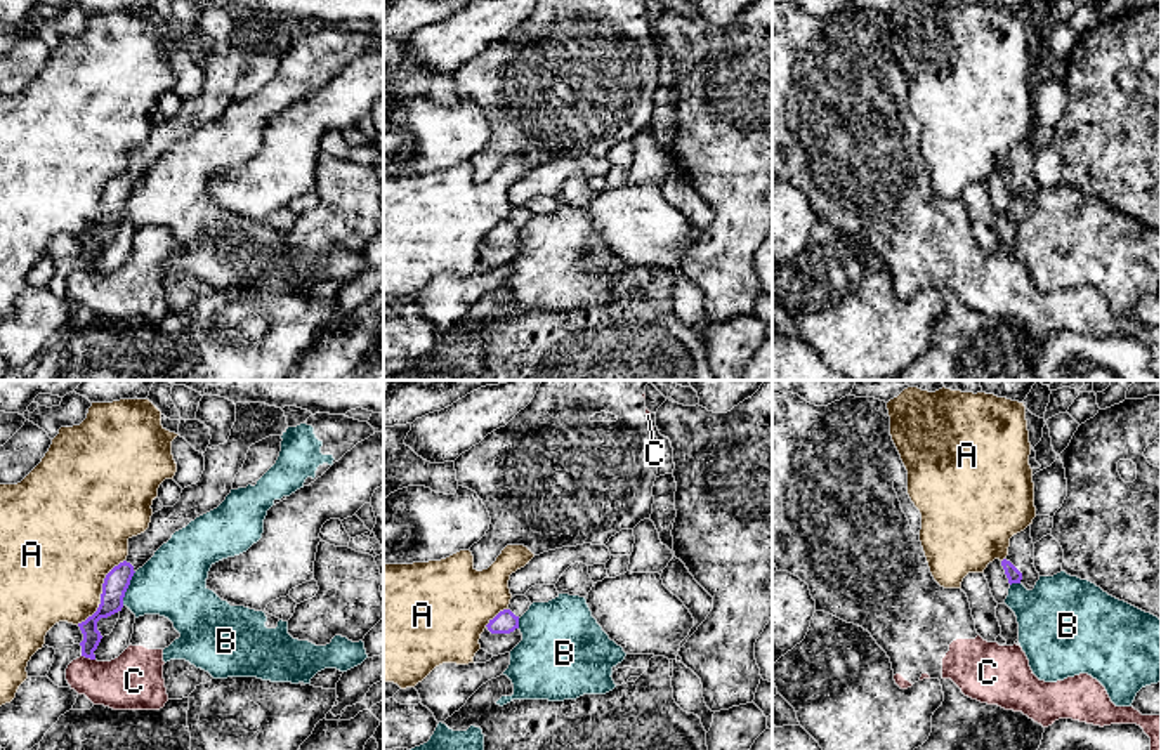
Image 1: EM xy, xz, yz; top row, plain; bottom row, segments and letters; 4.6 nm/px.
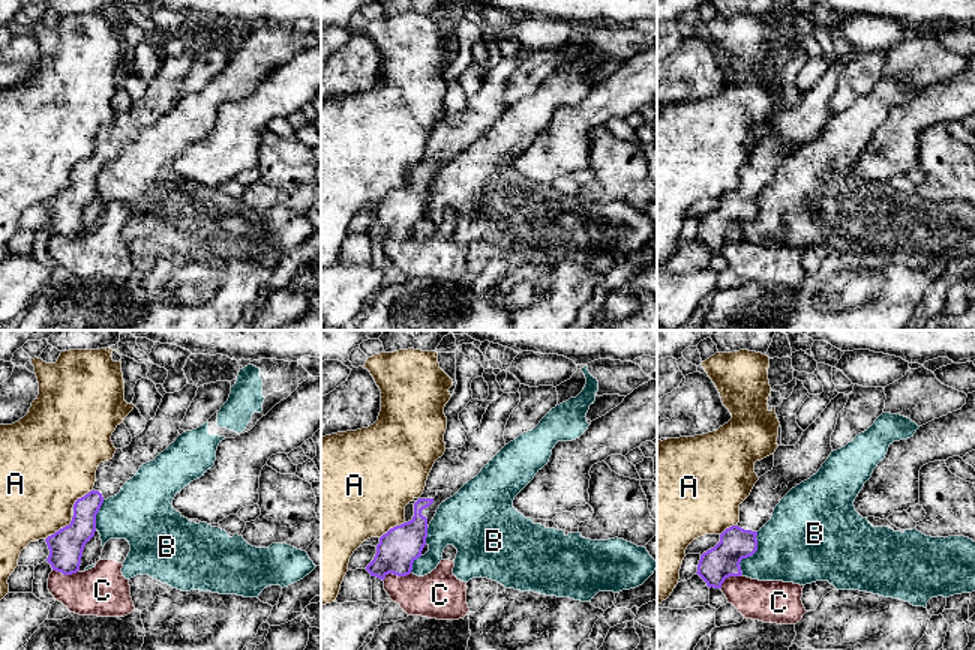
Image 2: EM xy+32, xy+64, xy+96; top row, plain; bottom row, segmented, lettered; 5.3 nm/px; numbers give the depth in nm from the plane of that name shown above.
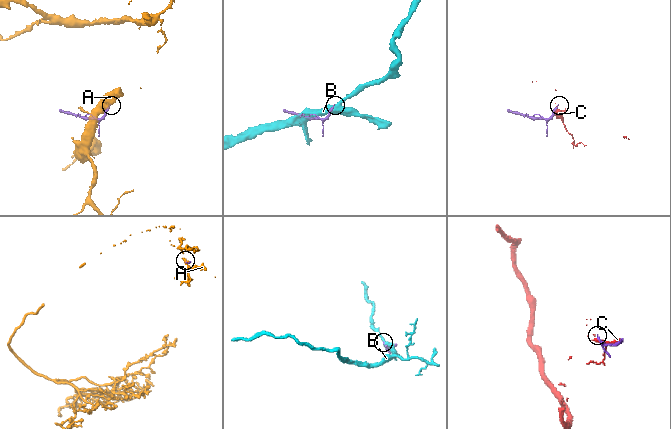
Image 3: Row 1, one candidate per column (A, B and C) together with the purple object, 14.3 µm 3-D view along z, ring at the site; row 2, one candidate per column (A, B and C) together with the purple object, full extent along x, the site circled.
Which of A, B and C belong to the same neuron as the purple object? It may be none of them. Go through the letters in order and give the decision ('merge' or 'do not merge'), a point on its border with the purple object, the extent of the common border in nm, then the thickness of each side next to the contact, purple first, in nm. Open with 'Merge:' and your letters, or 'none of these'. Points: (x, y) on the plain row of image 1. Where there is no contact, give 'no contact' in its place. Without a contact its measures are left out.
Merge: none of these
A: do not merge; contact xy (101, 205); length 380 nm; calibres 120 and 480 nm
B: do not merge; contact xy (127, 198); length 170 nm; calibres 120 and 320 nm
C: do not merge; contact xy (89, 268); length 70 nm; calibres 90 and 280 nm

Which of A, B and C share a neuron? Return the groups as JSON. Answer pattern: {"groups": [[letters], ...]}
{"groups": [["A"], ["B"], ["C"]]}

